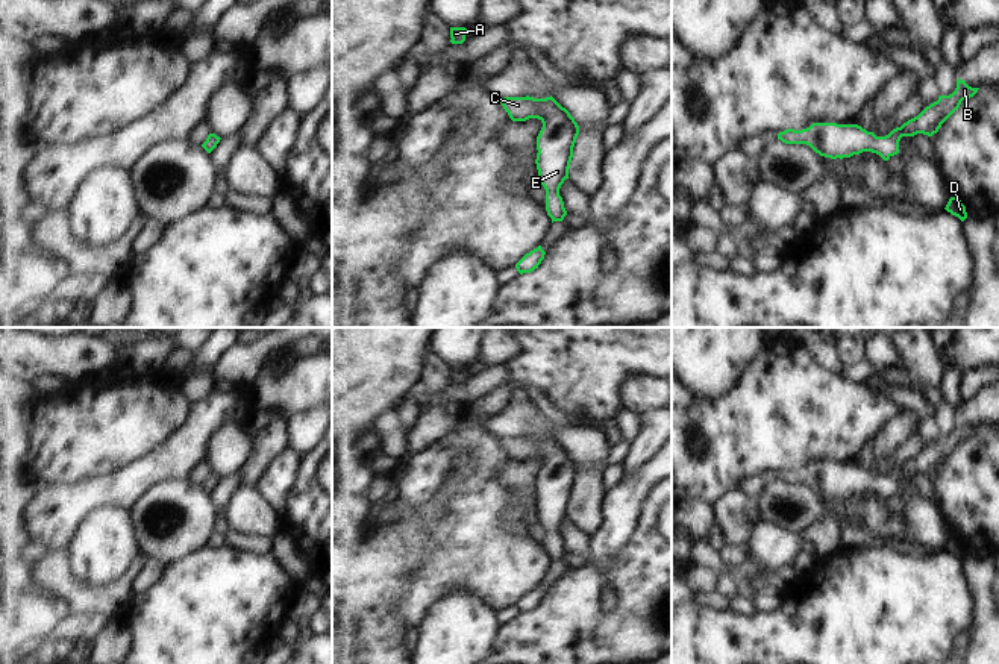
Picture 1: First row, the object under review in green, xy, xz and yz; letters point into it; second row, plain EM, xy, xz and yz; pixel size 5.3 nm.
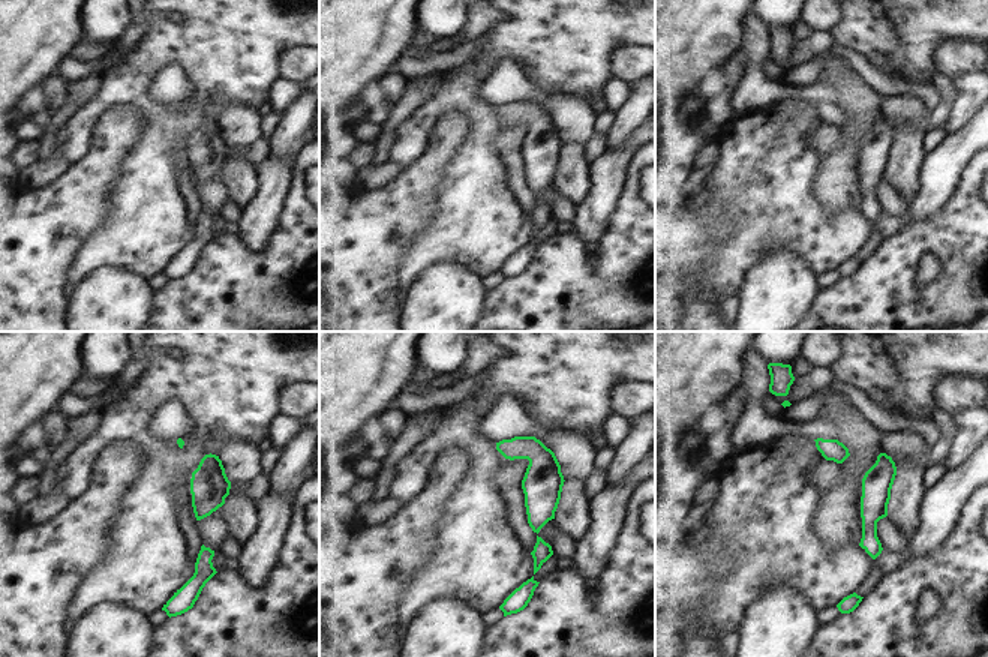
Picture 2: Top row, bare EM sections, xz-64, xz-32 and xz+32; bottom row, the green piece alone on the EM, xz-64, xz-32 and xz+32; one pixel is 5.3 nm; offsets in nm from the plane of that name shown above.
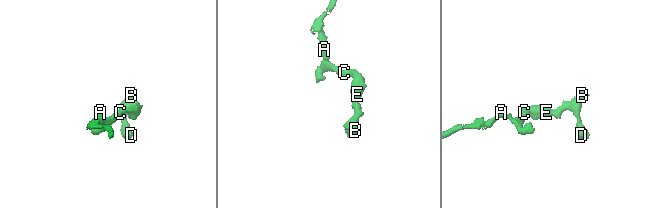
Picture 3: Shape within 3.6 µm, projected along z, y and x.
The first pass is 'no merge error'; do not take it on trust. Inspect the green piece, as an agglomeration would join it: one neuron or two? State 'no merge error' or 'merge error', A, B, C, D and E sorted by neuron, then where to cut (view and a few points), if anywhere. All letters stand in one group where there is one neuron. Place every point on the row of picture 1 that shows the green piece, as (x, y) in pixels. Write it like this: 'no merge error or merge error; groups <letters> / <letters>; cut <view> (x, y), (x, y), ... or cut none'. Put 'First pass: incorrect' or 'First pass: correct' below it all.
no merge error; groups A B C D E; cut none
First pass: correct

